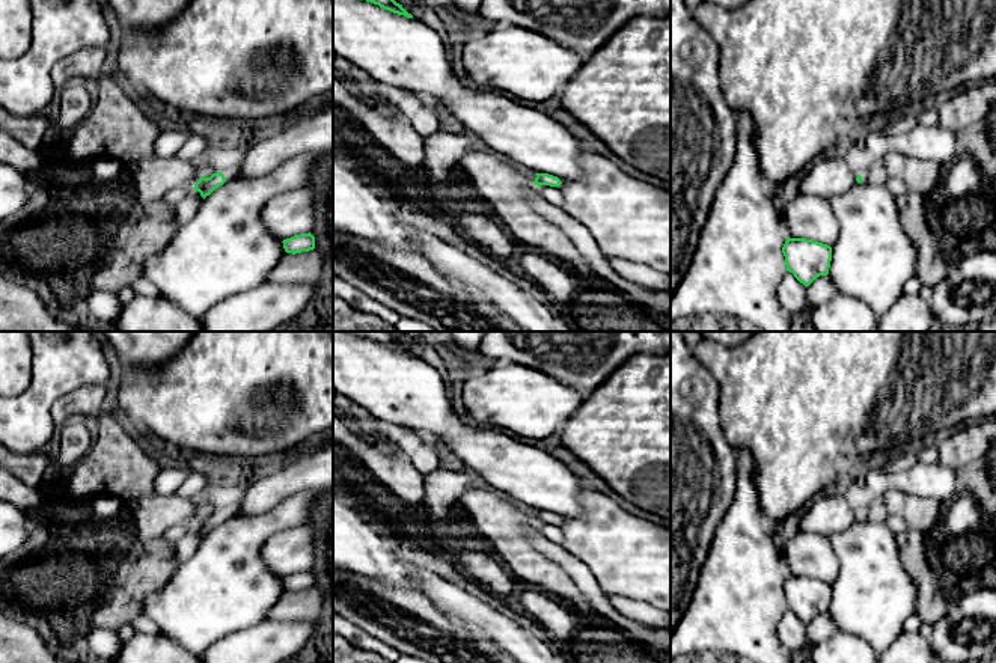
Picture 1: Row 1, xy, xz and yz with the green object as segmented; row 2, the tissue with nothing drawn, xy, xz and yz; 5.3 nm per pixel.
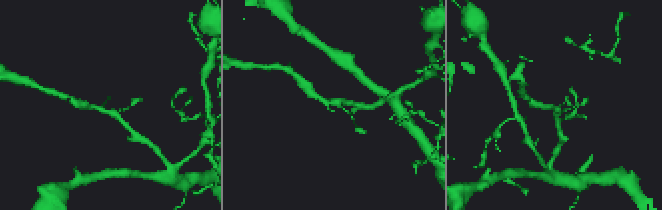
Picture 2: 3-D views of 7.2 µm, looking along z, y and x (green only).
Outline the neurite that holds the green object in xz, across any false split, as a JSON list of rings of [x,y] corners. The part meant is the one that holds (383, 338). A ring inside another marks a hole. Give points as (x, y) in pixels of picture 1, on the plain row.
[[[351,332],[353,335],[357,335],[360,338],[366,338],[366,339],[371,339],[374,342],[378,342],[380,345],[386,347],[386,348],[390,348],[393,351],[398,351],[398,353],[404,353],[407,356],[413,356],[411,351],[408,351],[402,342],[396,341],[390,332]]]

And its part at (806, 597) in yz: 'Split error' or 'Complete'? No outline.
Complete

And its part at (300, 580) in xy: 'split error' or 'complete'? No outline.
complete

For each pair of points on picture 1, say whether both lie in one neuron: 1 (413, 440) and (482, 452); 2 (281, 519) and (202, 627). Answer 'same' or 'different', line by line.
1: different
2: same

